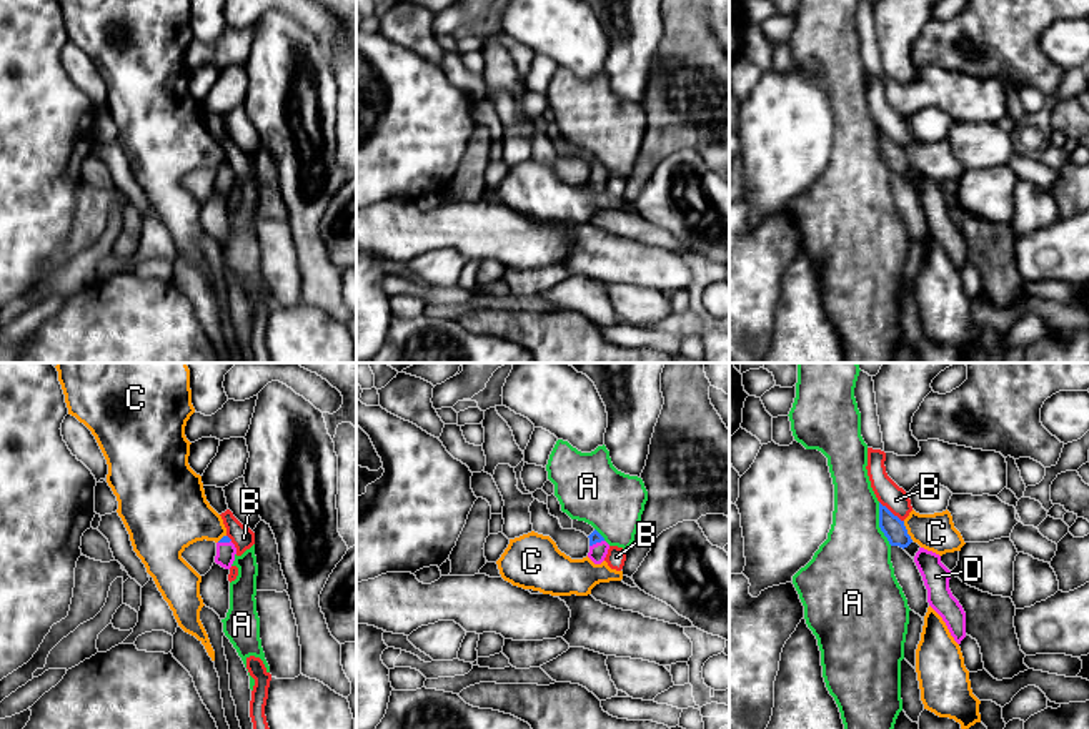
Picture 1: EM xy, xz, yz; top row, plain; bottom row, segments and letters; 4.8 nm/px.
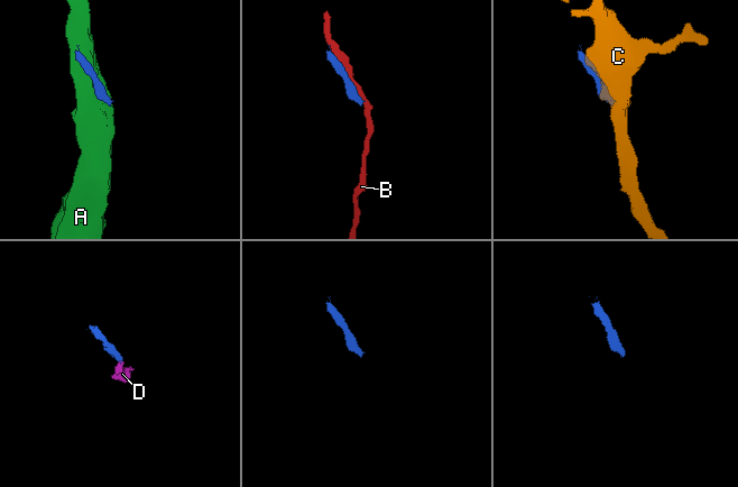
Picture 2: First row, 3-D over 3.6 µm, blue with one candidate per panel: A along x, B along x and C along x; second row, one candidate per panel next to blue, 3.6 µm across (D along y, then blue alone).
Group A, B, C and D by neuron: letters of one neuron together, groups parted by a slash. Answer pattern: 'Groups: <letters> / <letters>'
Groups: A / B / C / D

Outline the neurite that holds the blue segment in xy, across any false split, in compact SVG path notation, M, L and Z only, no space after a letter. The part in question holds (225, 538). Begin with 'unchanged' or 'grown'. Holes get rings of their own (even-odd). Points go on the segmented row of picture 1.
grown; M223 536L216 543L215 563L220 564L225 569L230 569L233 561L235 561L235 554L236 554L235 544L231 543L231 539L228 536Z

